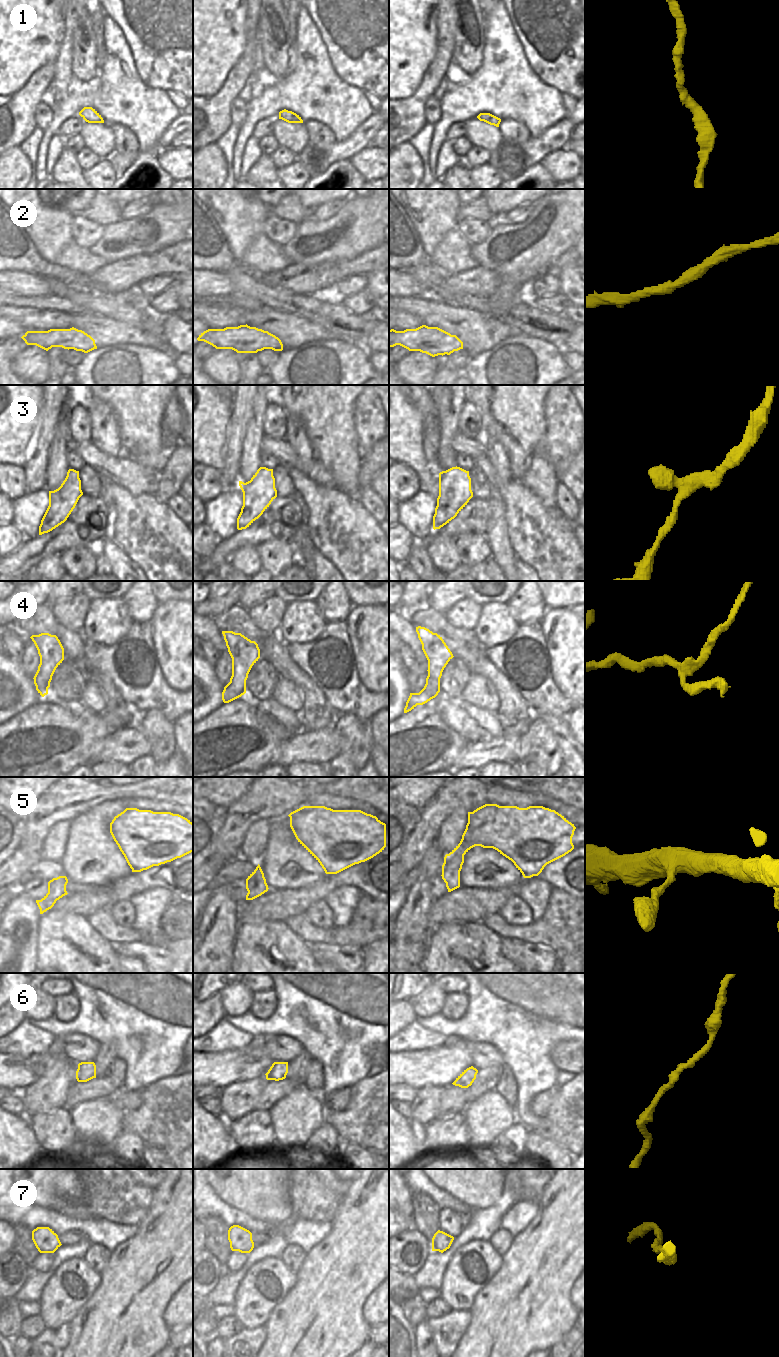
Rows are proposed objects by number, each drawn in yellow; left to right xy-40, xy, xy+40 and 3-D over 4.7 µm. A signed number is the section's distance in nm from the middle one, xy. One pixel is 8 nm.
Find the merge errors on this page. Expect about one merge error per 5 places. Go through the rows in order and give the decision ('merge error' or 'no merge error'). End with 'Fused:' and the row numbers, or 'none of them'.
1: no merge error
2: no merge error
3: no merge error
4: no merge error
5: no merge error
6: no merge error
7: no merge error
Fused: none of them

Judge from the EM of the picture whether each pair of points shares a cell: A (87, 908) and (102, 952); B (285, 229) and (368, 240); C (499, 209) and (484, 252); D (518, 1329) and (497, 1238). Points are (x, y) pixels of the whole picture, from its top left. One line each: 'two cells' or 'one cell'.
A: two cells
B: two cells
C: two cells
D: two cells

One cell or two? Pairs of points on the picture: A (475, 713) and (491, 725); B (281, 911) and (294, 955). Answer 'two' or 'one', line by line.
A: one
B: two

